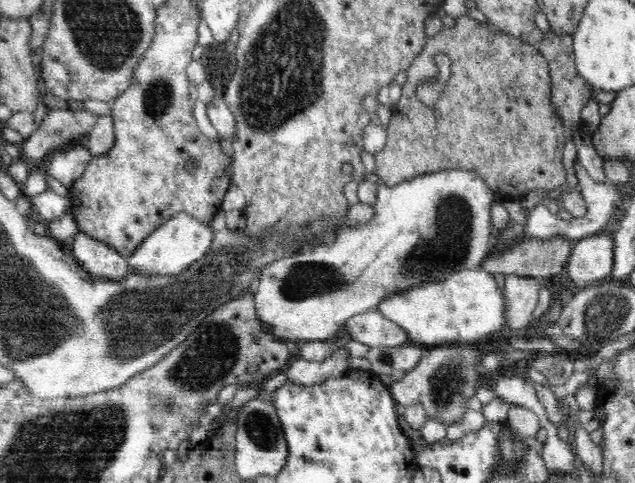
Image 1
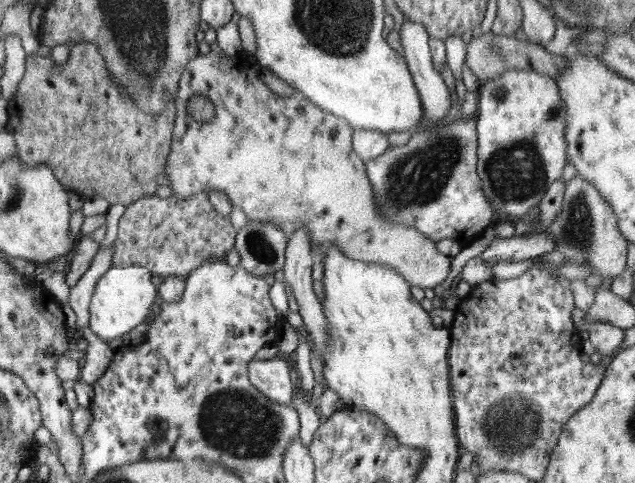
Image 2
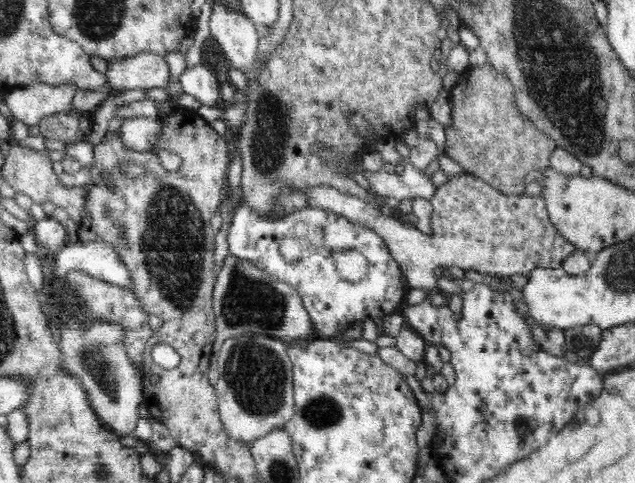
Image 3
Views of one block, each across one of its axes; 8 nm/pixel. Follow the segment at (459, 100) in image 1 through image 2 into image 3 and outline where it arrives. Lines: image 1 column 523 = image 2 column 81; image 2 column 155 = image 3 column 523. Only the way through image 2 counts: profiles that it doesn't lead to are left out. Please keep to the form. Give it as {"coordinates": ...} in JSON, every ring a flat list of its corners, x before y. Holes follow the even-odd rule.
{"coordinates":[[486,64,484,68,470,70,468,76,460,76,452,92,452,106,454,124,446,130,444,154,464,168,464,172,484,178,506,196,520,196,526,186,522,182,524,176,550,166,550,156,558,144,520,112,512,82,494,66],[490,86,498,86,500,96,494,98,494,92,490,94,490,90,486,90]]}

